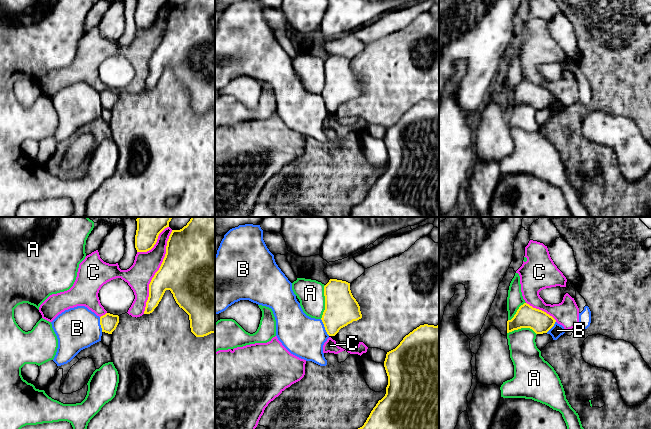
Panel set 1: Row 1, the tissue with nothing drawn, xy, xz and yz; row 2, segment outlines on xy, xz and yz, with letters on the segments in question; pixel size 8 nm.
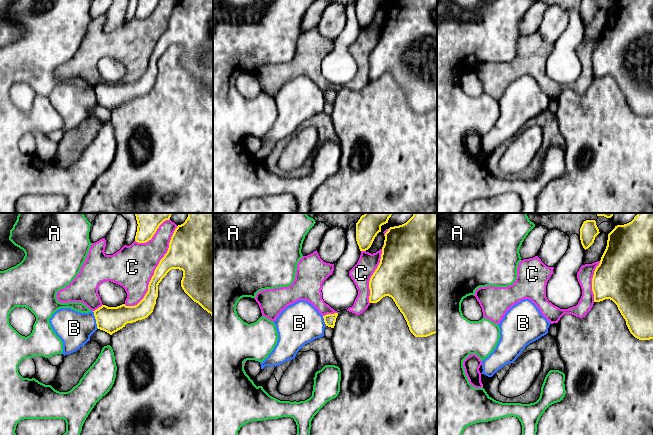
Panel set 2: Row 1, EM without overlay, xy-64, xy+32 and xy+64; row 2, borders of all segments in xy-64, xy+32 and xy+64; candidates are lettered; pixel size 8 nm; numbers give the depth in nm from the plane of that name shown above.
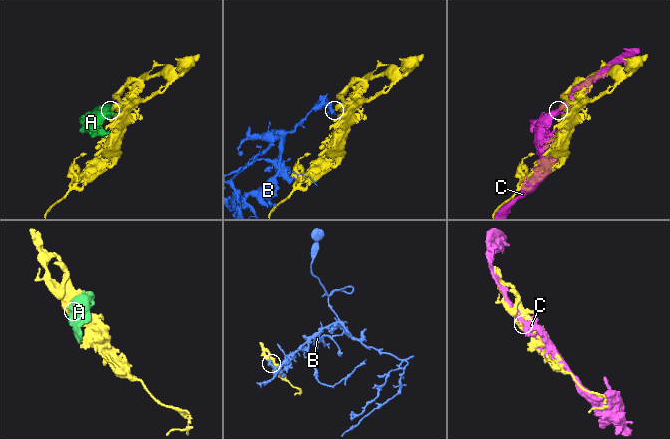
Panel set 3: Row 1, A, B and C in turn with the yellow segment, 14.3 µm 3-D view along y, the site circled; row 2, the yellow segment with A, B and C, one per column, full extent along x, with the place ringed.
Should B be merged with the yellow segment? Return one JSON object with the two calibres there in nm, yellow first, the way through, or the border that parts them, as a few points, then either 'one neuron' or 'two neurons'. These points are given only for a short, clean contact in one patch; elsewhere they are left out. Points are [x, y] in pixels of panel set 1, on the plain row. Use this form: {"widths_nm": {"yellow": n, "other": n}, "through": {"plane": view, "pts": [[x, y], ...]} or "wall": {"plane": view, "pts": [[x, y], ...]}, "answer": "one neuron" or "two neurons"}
{"widths_nm": {"yellow": 280, "other": 320}, "wall": {"plane": "xz", "pts": [[320, 95], [325, 107], [329, 111]]}, "answer": "two neurons"}

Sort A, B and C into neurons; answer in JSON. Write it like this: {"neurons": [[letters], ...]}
{"neurons": [["A"], ["B"], ["C"]]}

